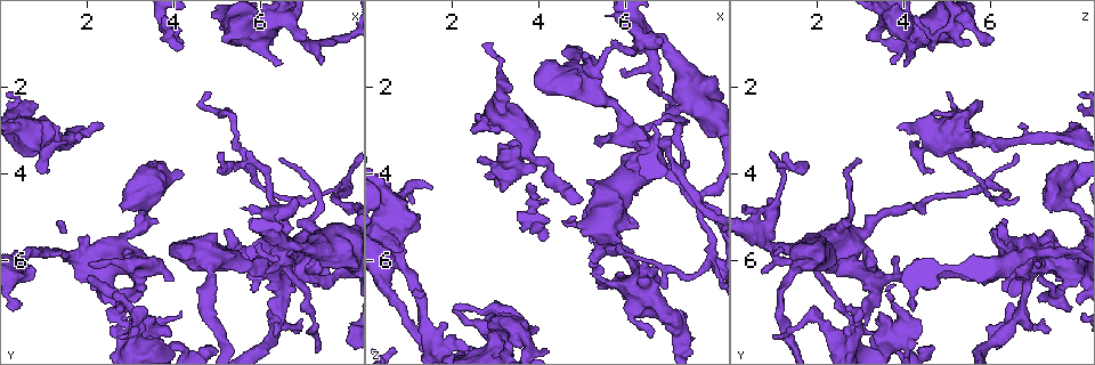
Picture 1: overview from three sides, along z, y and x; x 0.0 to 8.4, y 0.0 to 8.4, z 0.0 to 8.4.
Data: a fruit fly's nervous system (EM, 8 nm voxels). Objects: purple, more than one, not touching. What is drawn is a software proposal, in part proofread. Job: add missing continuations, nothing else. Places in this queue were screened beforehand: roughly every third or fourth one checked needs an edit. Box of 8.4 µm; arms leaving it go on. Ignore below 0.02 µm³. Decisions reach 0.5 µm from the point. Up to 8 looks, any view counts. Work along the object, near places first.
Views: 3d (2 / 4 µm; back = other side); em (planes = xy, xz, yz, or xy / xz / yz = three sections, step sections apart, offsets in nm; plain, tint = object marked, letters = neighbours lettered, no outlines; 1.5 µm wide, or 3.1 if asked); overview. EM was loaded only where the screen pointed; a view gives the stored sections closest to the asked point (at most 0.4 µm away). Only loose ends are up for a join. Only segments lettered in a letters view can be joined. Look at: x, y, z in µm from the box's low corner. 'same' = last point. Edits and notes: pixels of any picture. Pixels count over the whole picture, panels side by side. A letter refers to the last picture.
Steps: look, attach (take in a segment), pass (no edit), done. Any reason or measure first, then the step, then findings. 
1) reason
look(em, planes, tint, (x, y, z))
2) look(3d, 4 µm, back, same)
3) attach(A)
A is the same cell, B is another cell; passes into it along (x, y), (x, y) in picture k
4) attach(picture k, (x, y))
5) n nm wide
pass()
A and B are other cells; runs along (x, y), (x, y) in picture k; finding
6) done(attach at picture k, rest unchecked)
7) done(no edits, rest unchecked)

look(3d, 2 µm, (2.55, 7.50, 2.65))

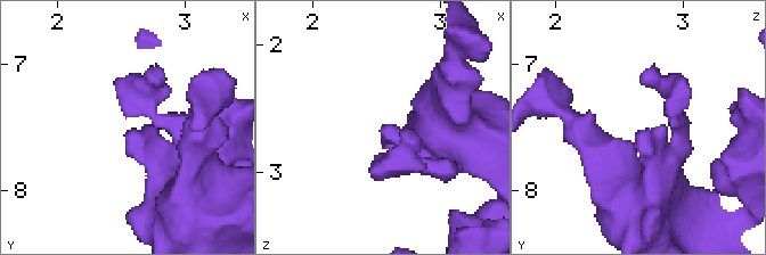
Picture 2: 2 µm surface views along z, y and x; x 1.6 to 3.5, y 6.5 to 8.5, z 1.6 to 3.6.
look(em, xy, step 8, letters, (2.58, 7.52, 2.64))

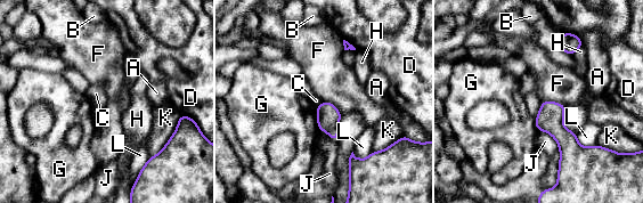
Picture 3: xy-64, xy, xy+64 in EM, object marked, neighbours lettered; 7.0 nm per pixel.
J touches over 380 nm
pass()
A, B, C, D, F, G, H, J, K and L are other cells; border along (323, 102), (316, 107) in picture 3; none of them fits

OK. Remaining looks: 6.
look(3d, 4 µm, (6.10, 6.25, 0.70))

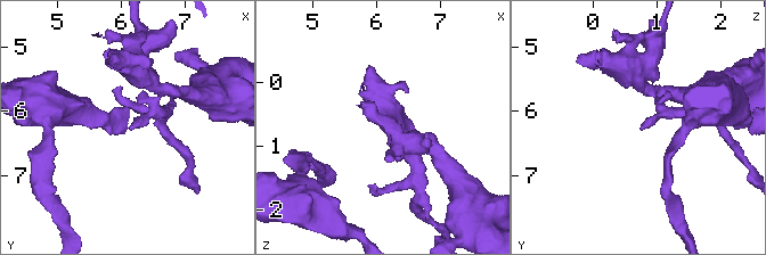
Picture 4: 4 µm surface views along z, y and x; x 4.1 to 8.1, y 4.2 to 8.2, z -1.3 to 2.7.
now the EM
look(em, xy, step 8, letters, (6.20, 6.30, 0.75))

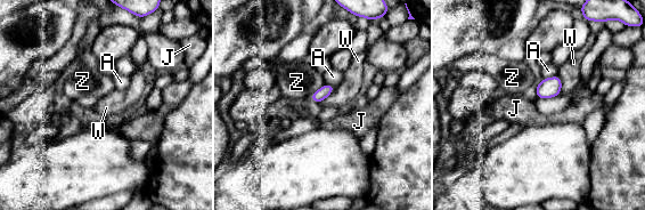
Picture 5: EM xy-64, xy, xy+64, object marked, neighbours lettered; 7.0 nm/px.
pass()
A, J, W and Z are other cells; no lettered segment goes on from it

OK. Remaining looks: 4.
tapers out
look(3d, 2 µm, (5.10, 3.50, 1.25))

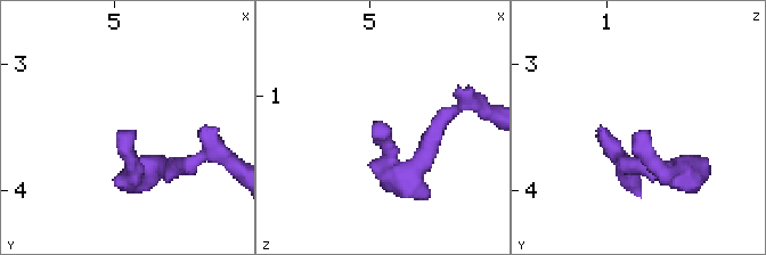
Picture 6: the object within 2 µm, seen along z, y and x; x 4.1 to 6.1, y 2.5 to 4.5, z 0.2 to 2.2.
shape alone is not enough
look(em, yz, step 4, letters, (5.16, 3.54, 1.28))

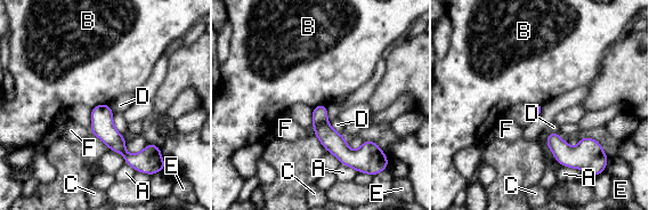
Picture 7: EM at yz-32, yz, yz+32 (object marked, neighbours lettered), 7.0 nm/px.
D touches over 240 nm
pass()
A, B, C, D, E and F are other cells; runs along (95, 110), (121, 150), (143, 161) in picture 7; none of them fits

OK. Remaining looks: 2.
done(no edits, rest unchecked)

